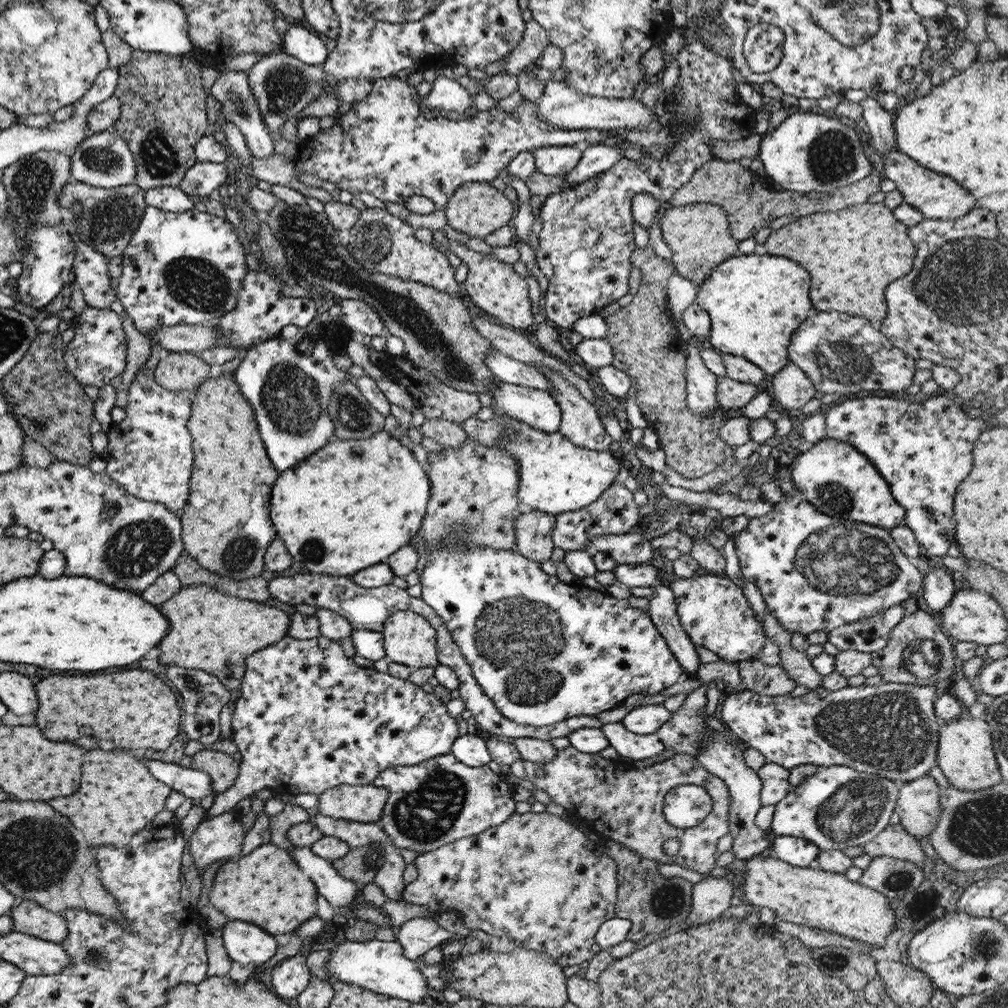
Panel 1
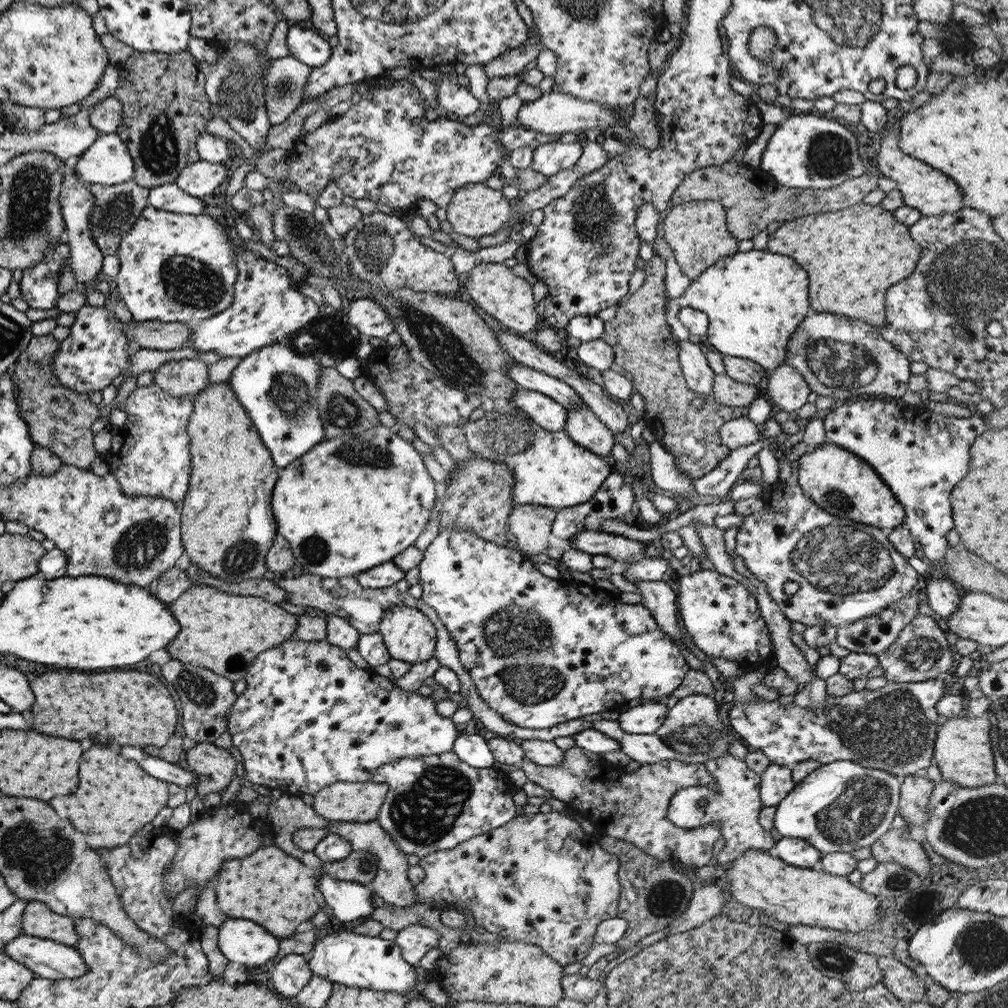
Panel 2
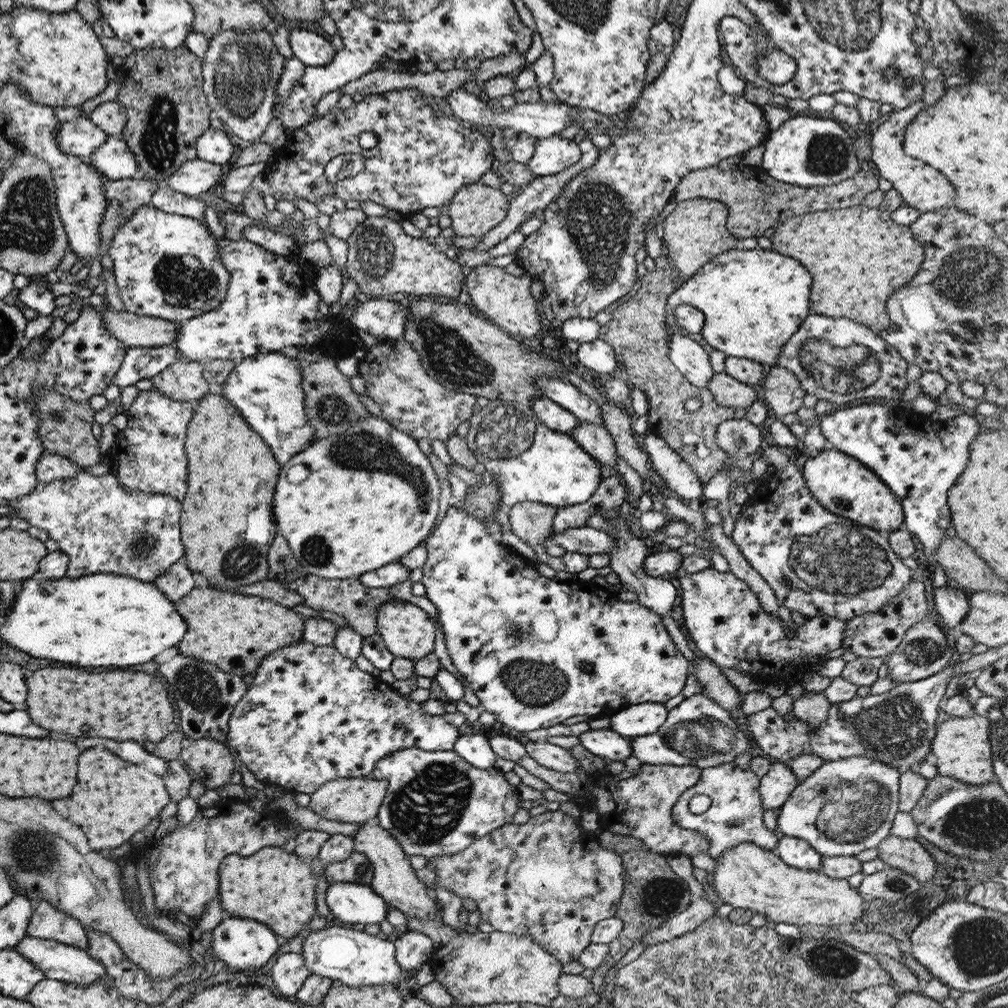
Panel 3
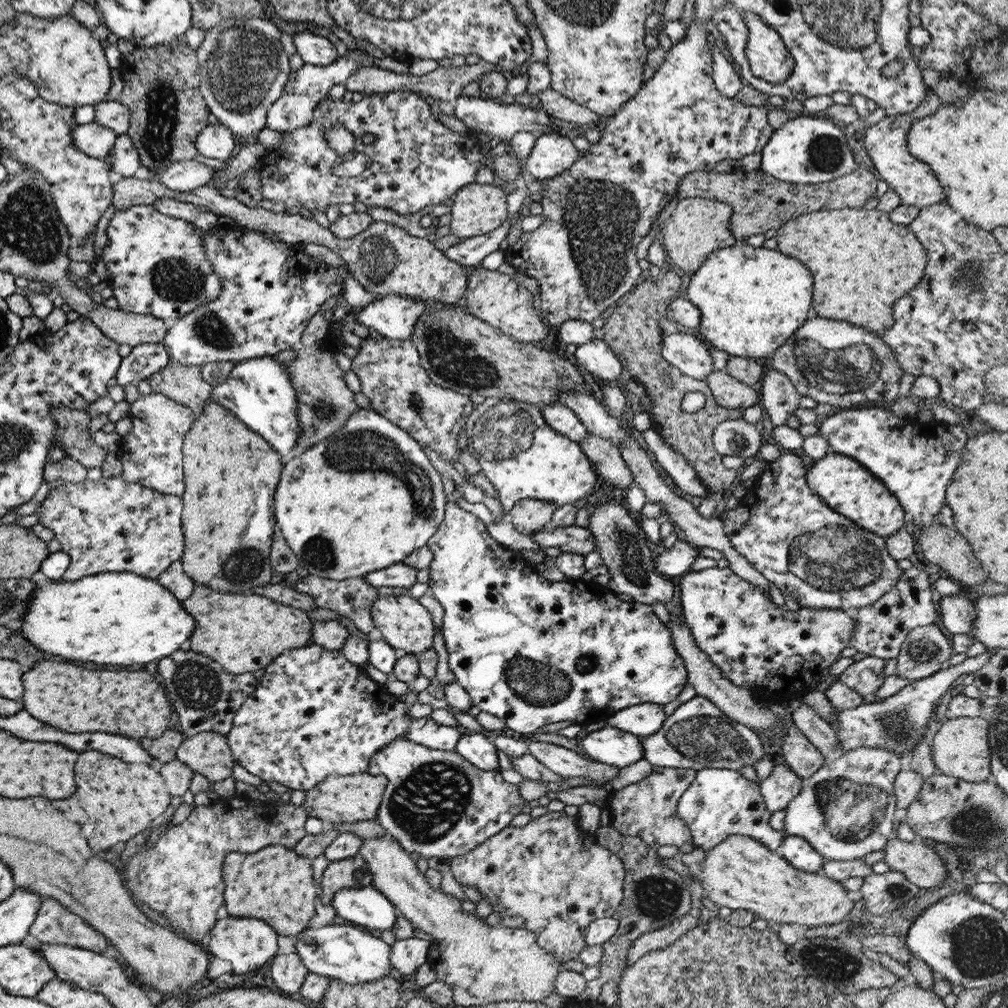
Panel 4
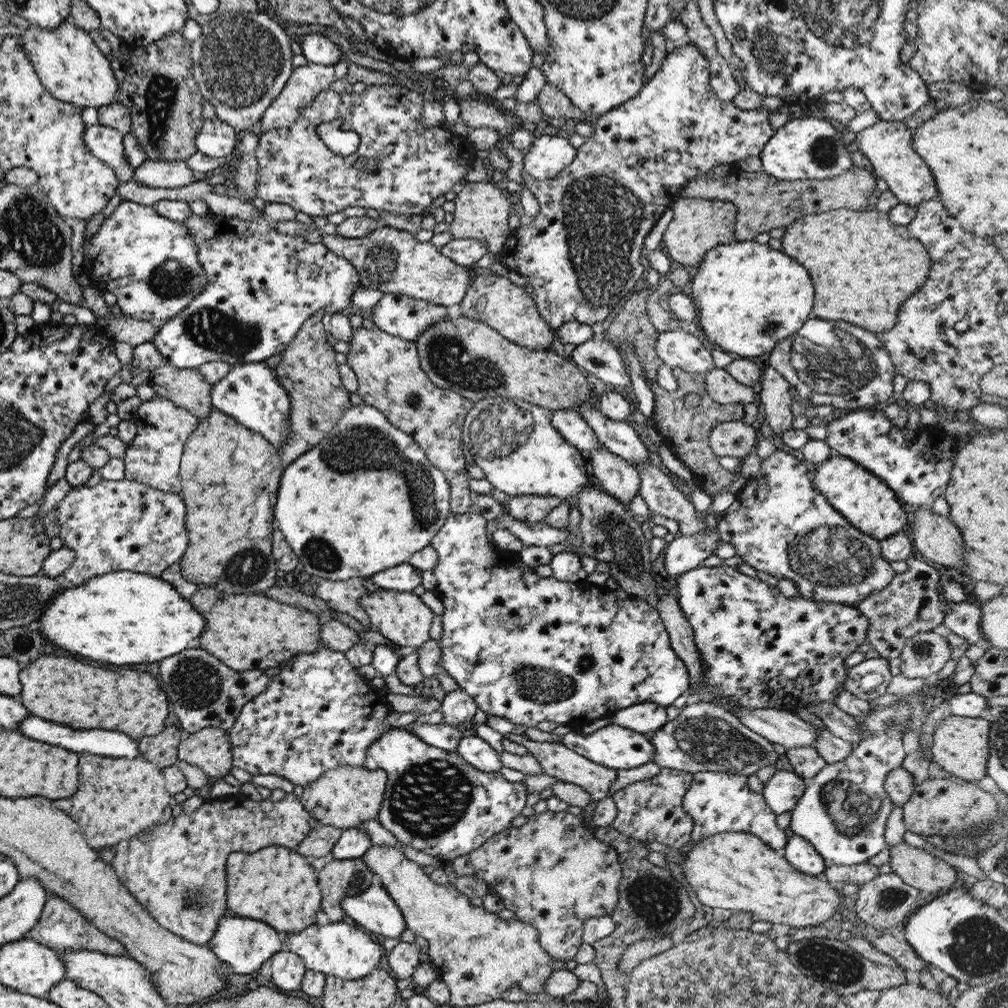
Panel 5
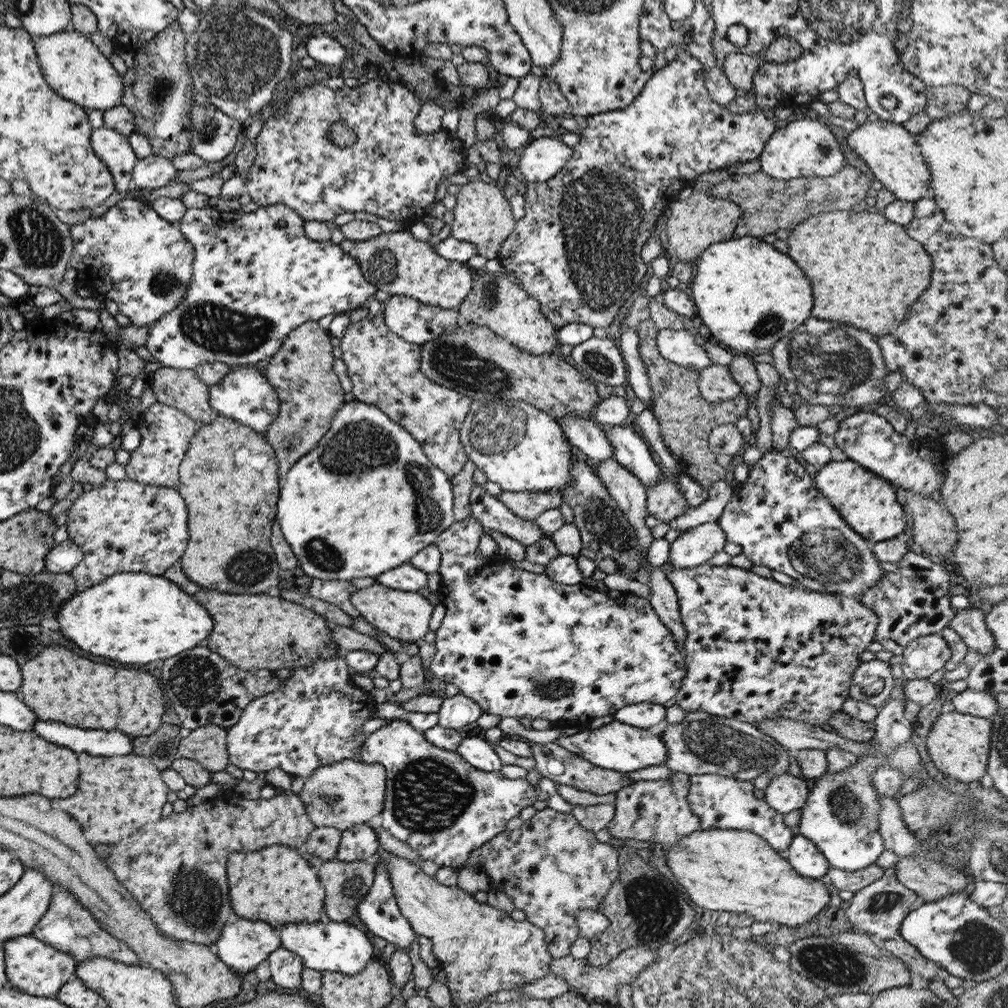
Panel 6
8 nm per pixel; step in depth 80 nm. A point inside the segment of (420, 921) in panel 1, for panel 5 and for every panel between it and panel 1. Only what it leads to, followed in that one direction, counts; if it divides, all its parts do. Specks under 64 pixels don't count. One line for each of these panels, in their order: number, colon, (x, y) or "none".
2: (414, 941)
3: (411, 949)
4: (406, 955)
5: (402, 959)

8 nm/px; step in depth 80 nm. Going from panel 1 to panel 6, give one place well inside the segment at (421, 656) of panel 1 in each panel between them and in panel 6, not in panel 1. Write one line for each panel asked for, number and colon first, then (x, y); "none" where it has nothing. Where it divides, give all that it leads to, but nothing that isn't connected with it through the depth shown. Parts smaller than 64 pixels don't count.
2: (408, 636)
3: (407, 632)
4: (404, 623)
5: (401, 617)
6: (402, 615)

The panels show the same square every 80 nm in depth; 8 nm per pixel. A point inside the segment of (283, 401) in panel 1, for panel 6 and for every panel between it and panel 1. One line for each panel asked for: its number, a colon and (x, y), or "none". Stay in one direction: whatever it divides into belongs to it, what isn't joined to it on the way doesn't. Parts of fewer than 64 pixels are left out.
2: (275, 385)
3: (265, 389)
4: (257, 392)
5: (250, 393)
6: (243, 395)

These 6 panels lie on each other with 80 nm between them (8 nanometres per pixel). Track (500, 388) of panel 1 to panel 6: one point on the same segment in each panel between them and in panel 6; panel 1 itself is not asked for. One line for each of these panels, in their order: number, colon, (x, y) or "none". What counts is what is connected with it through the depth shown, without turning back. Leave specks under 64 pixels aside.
2: (546, 413)
3: (556, 418)
4: (562, 420)
5: (569, 424)
6: (587, 439)

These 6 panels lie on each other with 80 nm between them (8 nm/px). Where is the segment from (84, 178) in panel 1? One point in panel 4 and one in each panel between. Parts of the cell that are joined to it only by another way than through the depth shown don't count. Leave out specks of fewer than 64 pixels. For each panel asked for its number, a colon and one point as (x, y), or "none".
2: (106, 161)
3: (112, 158)
4: (123, 158)

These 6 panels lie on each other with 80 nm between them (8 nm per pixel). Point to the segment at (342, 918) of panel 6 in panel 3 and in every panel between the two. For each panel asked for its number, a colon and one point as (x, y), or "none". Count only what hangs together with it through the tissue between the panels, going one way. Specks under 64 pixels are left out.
3: (356, 869)
4: (352, 872)
5: (338, 879)

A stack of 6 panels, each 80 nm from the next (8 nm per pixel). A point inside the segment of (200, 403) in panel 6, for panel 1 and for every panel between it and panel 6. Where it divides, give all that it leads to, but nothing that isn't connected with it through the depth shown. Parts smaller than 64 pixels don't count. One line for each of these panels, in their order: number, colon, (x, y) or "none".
1: (176, 371)
2: (180, 378)
3: (182, 380)
4: (183, 384)
5: (186, 388)

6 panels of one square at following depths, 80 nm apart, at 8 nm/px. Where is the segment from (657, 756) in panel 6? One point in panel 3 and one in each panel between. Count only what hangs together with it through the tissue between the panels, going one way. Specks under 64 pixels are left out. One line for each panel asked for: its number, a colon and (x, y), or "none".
3: (608, 745)
4: (608, 745)
5: (612, 746)

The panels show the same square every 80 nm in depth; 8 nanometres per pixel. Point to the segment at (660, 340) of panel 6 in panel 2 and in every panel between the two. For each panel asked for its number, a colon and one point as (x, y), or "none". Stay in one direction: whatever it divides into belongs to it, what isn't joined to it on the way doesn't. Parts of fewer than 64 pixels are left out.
2: (698, 376)
3: (689, 358)
4: (687, 354)
5: (680, 350)

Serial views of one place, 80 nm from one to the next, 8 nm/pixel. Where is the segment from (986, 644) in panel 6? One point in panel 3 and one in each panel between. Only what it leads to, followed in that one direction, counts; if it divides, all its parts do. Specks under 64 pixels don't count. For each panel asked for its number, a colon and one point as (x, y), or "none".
3: (951, 603)
4: (957, 613)
5: (962, 618)

